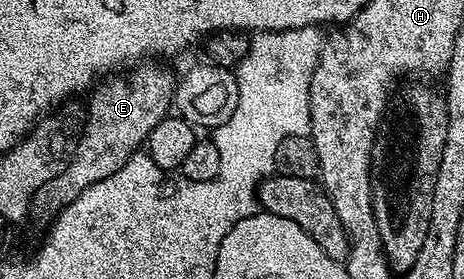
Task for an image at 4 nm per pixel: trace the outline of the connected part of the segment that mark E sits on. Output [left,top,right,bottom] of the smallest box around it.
[32,61,176,216]

